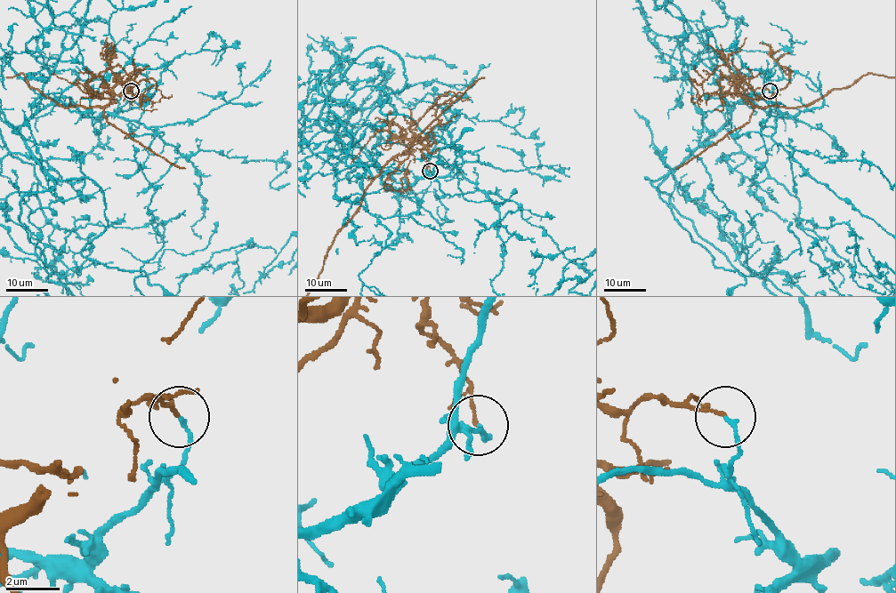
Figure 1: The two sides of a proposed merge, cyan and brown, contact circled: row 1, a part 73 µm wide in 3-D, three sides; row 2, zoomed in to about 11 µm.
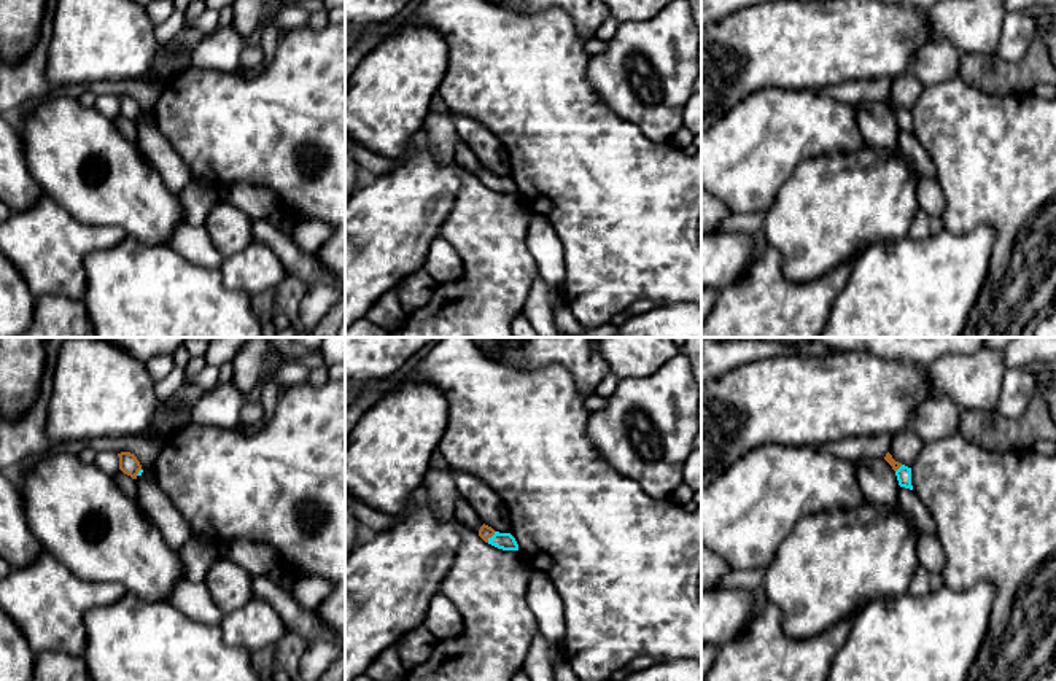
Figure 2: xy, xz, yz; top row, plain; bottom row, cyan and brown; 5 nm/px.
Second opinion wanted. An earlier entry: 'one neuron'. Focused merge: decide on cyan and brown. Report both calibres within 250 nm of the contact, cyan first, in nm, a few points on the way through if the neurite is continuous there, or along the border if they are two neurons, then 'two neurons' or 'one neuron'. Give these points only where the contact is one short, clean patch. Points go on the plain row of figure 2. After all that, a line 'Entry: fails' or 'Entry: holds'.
90 nm thick on the cyan side, 70 nm on the other; two neurons
Entry: fails

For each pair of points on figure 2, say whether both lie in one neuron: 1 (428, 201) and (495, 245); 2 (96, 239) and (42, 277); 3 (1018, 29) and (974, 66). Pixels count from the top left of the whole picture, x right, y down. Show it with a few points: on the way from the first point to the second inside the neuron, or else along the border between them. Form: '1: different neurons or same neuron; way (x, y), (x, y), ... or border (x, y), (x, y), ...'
1: different neurons; border (462, 180), (452, 212), (441, 226), (439, 234)
2: same neuron; way (83, 239), (54, 264)
3: different neurons; border (1032, 40), (1020, 58), (1002, 59), (994, 54)

